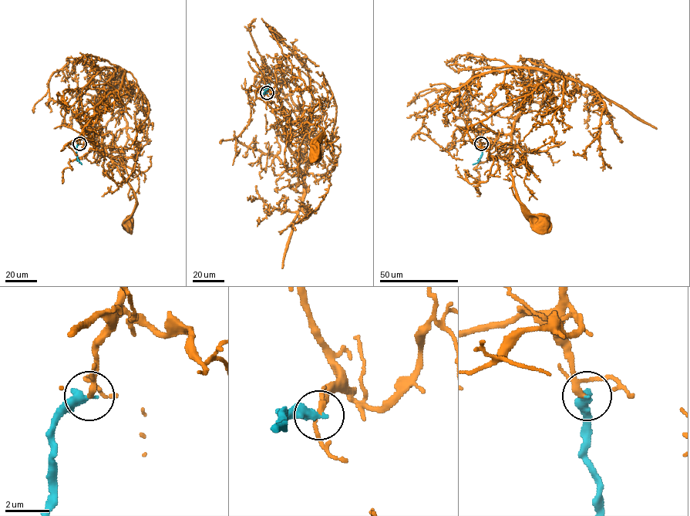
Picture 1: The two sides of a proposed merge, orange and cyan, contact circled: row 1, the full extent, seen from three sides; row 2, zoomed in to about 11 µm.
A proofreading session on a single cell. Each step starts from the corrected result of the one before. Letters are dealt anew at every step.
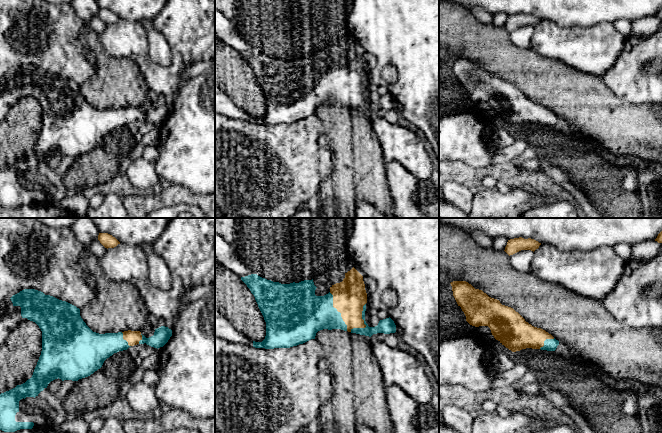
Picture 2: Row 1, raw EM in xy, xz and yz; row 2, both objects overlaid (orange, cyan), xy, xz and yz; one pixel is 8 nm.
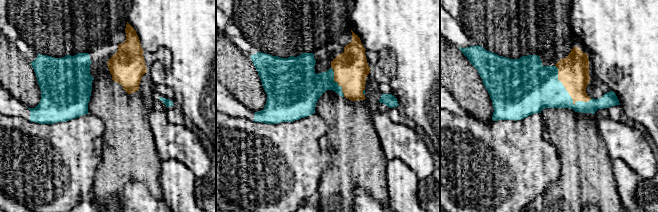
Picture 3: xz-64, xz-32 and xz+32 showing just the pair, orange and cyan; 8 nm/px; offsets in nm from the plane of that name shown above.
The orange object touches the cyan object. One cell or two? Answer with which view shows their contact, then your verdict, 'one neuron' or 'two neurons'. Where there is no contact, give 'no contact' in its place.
meets orange in xz; one neuron

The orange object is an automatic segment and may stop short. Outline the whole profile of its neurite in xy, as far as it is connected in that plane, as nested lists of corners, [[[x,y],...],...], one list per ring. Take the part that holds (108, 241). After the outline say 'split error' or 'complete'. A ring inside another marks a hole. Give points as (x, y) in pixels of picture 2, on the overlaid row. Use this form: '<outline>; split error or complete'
[[[99,233],[98,240],[107,249],[114,248],[118,244],[120,244],[120,242],[115,237],[113,237],[112,235],[108,233]]]; complete

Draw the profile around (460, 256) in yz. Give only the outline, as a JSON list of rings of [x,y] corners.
[[[439,224],[439,274],[448,281],[466,281],[482,290],[502,305],[513,308],[526,322],[564,342],[578,358],[583,357],[600,372],[616,381],[626,380],[641,384],[644,388],[662,389],[662,328],[633,328],[620,323],[604,307],[602,301],[584,297],[560,285],[543,281],[531,271],[519,272],[510,264],[505,251],[496,251],[479,245],[470,234],[457,228]]]

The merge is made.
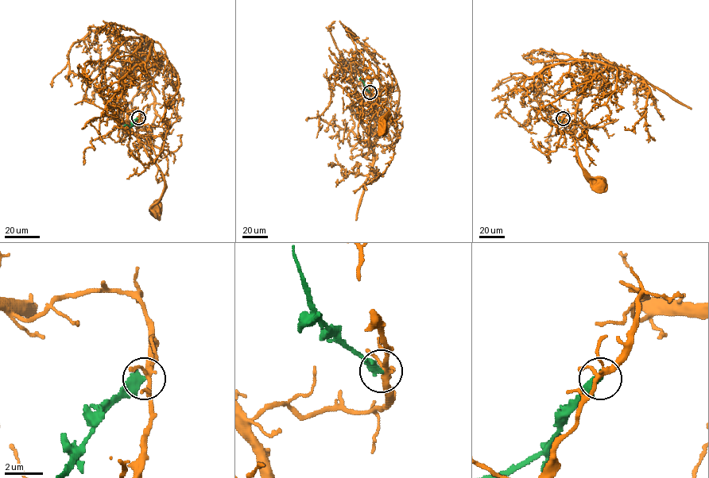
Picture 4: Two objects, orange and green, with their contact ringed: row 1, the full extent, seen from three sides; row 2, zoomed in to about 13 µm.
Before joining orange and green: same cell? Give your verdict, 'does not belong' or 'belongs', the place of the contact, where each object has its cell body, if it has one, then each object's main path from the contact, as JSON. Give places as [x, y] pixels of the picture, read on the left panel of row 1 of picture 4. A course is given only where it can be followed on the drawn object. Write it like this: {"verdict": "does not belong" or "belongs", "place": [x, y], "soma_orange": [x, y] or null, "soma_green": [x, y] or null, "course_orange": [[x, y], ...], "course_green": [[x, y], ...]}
{"verdict": "does not belong", "place": [138, 117], "soma_orange": [155, 209], "soma_green": null, "course_orange": [[139, 117], [137, 109], [126, 111], [129, 126], [158, 167], [164, 181], [164, 191], [154, 205], [156, 208]], "course_green": [[138, 117], [130, 126], [125, 124]]}

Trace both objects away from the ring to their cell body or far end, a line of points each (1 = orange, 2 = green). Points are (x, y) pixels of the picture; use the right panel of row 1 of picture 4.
1: (563, 118), (566, 113), (575, 116), (575, 145), (582, 167), (602, 184)
2: (563, 118), (555, 125), (548, 123)

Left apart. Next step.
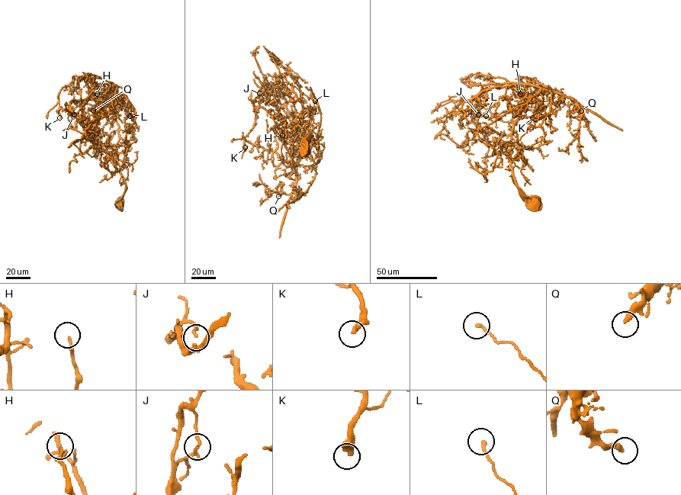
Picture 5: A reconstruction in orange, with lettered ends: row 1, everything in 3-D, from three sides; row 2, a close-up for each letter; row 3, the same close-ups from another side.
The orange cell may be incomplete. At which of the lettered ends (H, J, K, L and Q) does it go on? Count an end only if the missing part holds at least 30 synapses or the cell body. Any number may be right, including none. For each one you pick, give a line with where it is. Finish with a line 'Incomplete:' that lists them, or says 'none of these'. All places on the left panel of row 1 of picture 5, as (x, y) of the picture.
H: Place: (97, 94)
K: Place: (59, 117)
Incomplete: H, K

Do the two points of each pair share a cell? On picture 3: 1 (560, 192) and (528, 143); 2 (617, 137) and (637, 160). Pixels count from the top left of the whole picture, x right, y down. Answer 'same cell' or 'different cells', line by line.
1: different cells
2: same cell

